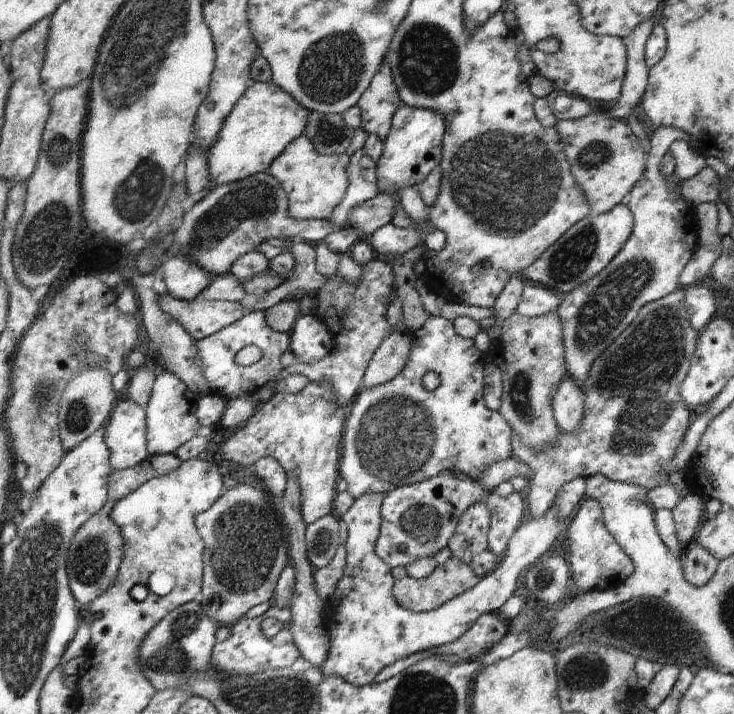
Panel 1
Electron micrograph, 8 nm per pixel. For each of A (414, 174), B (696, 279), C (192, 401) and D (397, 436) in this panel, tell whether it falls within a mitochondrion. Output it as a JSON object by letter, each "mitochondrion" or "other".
{"A":"other","B":"other","C":"other","D":"mitochondrion"}

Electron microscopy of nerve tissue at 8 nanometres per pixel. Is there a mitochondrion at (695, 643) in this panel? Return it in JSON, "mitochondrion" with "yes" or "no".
{"mitochondrion":"no"}

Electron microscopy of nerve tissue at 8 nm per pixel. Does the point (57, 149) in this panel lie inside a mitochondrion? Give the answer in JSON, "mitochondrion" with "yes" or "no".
{"mitochondrion":"yes"}

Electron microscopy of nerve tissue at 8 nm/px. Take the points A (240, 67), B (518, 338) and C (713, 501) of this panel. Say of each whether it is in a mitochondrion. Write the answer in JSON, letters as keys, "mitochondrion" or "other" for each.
{"A":"other","B":"other","C":"other"}

